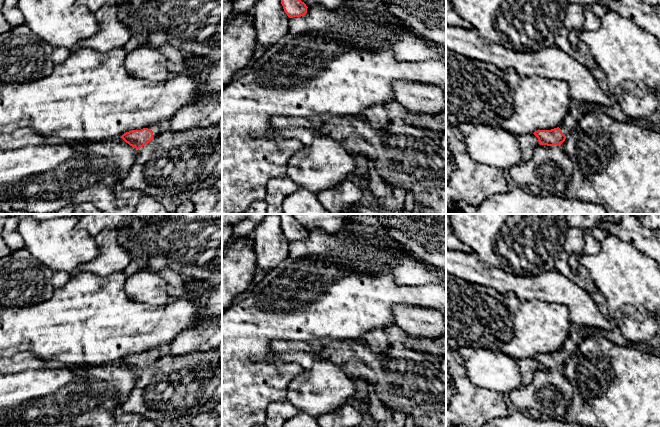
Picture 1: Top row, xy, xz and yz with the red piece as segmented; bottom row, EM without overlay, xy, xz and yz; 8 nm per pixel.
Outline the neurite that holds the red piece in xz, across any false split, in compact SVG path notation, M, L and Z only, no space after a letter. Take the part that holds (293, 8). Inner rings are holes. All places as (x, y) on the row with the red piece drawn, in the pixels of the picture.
M281 0L281 4L289 18L301 17L307 13L308 7L301 0Z

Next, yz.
M612 101L608 106L592 104L574 104L570 112L565 116L562 123L551 130L537 130L533 134L538 138L540 145L561 145L569 132L574 128L574 123L589 112L602 111L618 121L632 122L642 128L660 132L660 127L655 125L651 119L632 119L627 117L617 102Z

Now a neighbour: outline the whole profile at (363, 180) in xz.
M367 174L356 175L352 177L363 189L368 192L369 176Z

